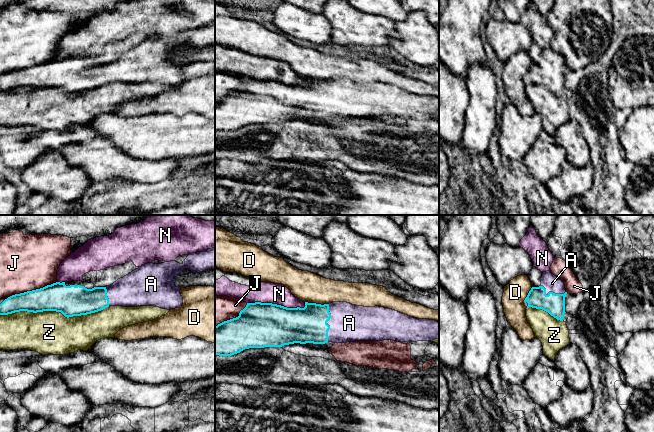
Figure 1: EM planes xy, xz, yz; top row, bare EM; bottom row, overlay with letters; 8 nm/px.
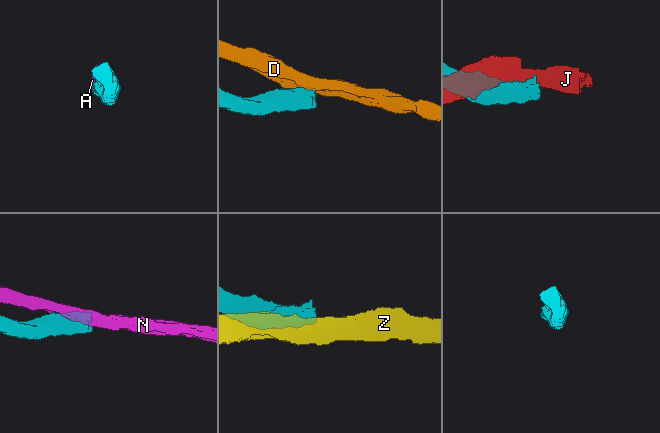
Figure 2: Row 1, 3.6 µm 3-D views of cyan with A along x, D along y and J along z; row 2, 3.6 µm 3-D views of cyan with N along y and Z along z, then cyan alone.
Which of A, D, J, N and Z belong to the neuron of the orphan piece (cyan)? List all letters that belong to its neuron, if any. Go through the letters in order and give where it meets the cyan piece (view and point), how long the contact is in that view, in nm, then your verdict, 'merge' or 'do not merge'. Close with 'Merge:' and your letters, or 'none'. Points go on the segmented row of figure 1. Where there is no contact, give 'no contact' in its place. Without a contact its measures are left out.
A: contact xz (326, 323); length 300 nm; merge
D: contact xz (317, 304); length 190 nm; do not merge
J: contact xy (32, 290); length 420 nm; do not merge
N: contact xz (276, 304); length 480 nm; do not merge
Z: contact xy (54, 310); length 900 nm; do not merge
Merge: A

